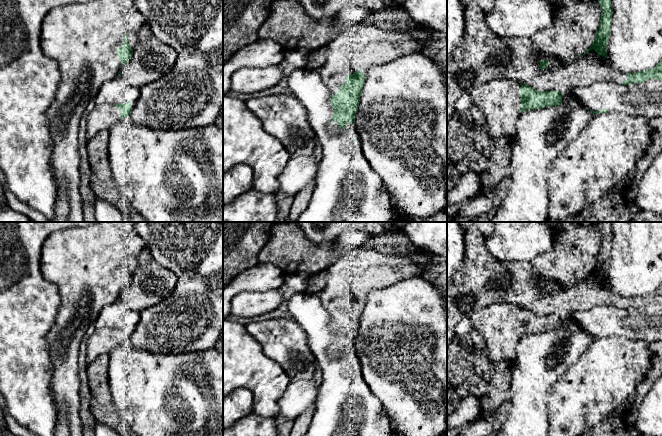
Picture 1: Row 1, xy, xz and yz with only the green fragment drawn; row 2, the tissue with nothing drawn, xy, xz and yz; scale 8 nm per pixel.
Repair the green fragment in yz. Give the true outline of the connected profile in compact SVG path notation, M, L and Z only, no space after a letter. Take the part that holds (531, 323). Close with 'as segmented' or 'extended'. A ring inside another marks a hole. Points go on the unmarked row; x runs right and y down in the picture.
M662 285L659 286L653 293L647 295L638 295L635 297L626 297L628 302L619 307L616 305L604 305L596 306L589 310L575 311L568 314L566 317L562 318L558 315L537 315L534 311L531 311L525 307L520 307L521 309L521 333L519 341L515 347L515 357L511 362L511 375L510 375L510 393L509 399L504 403L505 414L499 420L501 422L501 427L497 436L548 436L549 432L549 420L548 420L548 404L547 398L551 386L555 383L557 378L563 374L567 369L573 366L582 355L582 353L587 349L587 347L592 343L595 338L608 337L610 335L620 335L624 336L629 340L640 340L645 342L657 342L662 340Z; extended

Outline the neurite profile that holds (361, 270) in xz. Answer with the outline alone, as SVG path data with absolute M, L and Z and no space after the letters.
M353 248L328 268L316 273L305 292L320 299L332 319L336 319L339 311L349 298L361 294L364 299L374 290L381 290L395 283L412 277L419 277L421 267L410 257L398 254L383 254L369 248Z

